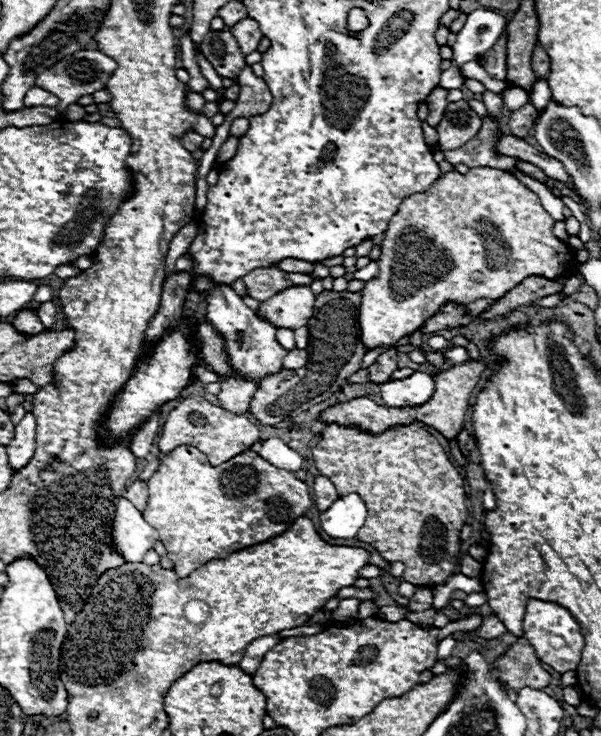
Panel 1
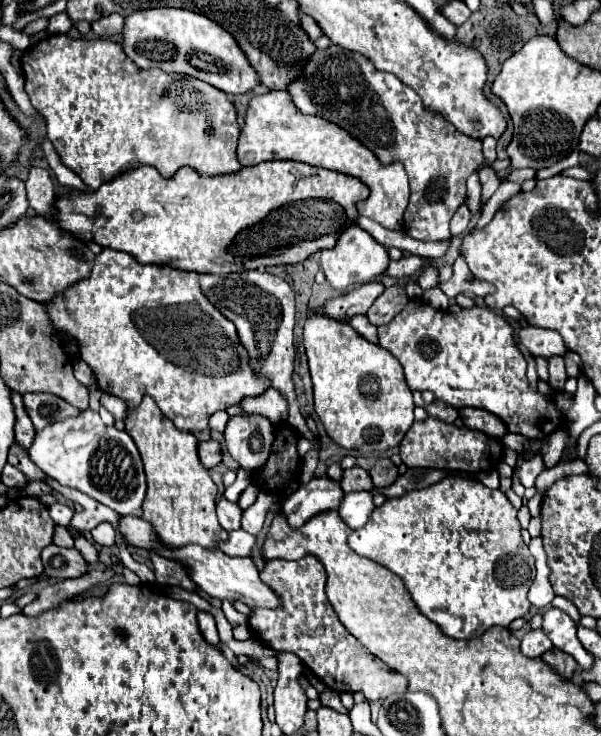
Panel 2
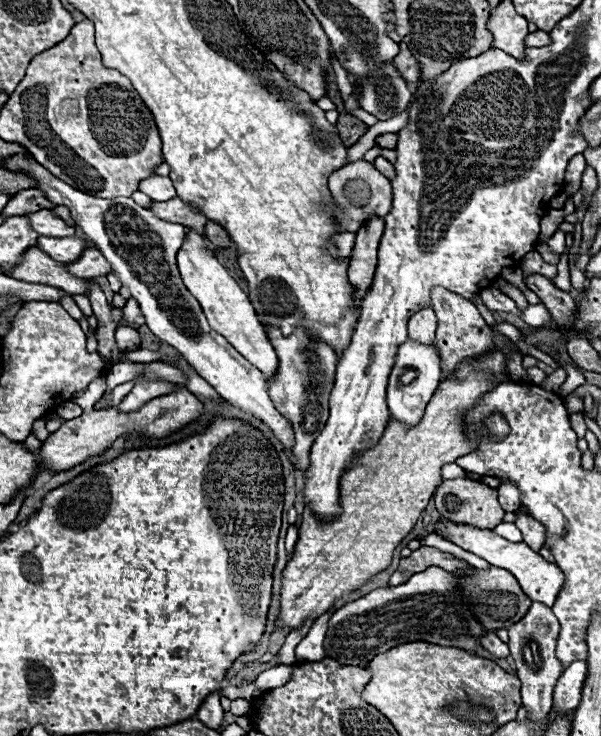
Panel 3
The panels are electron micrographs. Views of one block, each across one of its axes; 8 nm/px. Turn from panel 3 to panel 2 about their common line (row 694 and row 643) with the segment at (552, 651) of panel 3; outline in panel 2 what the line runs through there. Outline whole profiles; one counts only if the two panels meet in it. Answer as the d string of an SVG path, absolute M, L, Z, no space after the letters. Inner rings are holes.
M538 628L538 630L530 630L524 638L522 638L522 654L528 658L538 658L544 652L552 650L554 644L548 640L548 636Z

